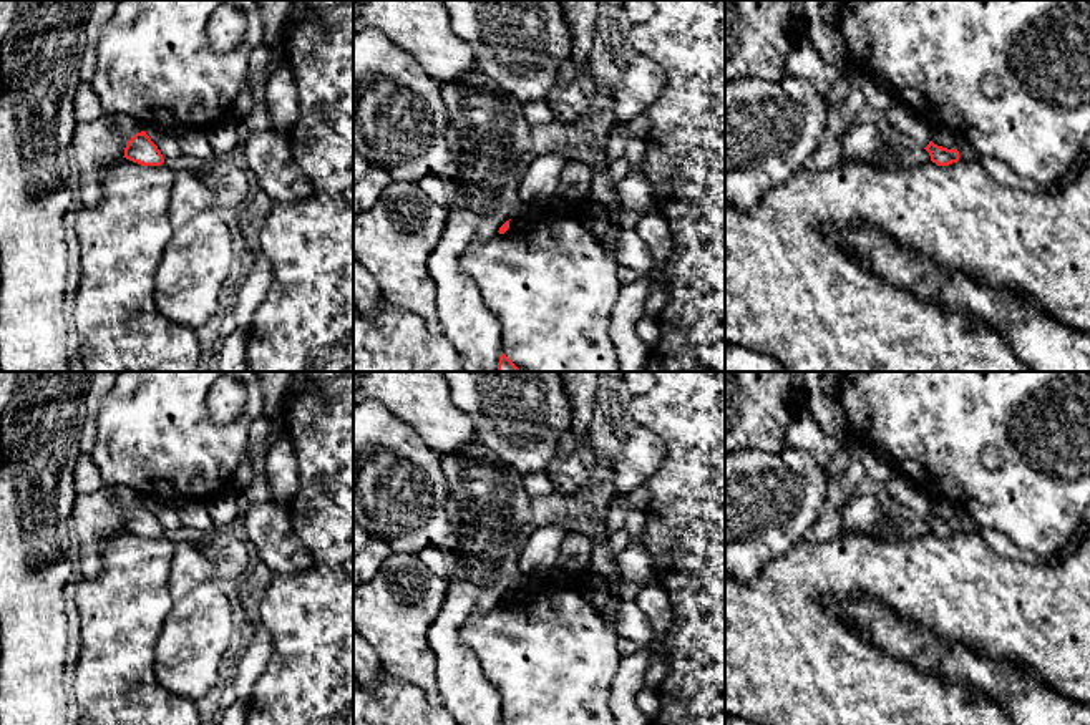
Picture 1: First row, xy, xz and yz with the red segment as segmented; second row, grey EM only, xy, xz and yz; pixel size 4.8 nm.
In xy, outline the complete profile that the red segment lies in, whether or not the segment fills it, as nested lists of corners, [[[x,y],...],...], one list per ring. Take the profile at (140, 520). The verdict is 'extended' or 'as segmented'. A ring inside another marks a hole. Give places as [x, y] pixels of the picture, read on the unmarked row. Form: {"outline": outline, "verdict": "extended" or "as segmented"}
{"outline": [[[146,503],[136,504],[124,519],[126,531],[141,538],[161,538],[164,529]]], "verdict": "as segmented"}

